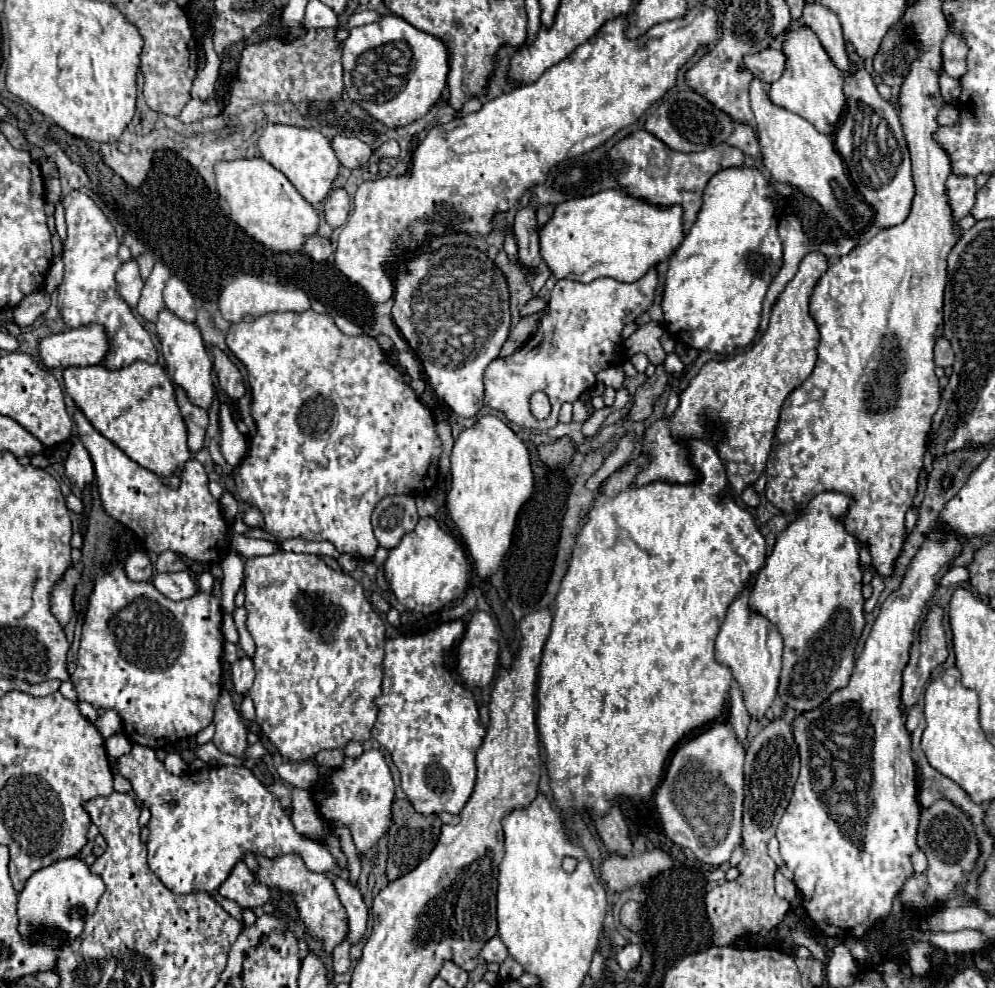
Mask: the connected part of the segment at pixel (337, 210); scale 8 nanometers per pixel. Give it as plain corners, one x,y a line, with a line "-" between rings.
335,190
329,194
325,204
325,220
331,228
341,228
345,224
345,218
349,218
351,212
351,198
345,190

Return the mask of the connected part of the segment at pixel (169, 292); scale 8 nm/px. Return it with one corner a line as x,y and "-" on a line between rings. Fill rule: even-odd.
173,276
167,280
163,298
165,298
165,308
171,310
173,314
177,314
177,318
181,318
183,322
195,322
197,308
195,308
193,296
179,278

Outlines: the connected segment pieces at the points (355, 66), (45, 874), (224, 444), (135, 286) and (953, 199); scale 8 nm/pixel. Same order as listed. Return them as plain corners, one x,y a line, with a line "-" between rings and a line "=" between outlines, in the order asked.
395,14
353,28
343,46
345,90
375,120
395,128
423,118
441,98
449,74
449,48
=
79,856
45,866
27,880
23,892
19,894
19,932
23,936
31,936
37,930
57,928
63,930
69,940
75,940
83,932
85,922
95,914
97,902
103,892
105,884
101,876
93,874
85,860
=
221,404
221,412
219,412
219,430
221,430
221,454
225,456
229,466
239,466
239,462
243,460
245,452
247,452
247,438
237,430
235,422
231,420
231,412
225,404
=
131,258
131,260
123,262
121,268
117,270
115,280
117,280
119,294
123,296
123,300
125,300
129,306
137,306
139,296
141,296
141,290
143,290
143,280
141,280
141,276
139,276
137,260
=
951,174
947,178
947,196
949,196
949,204
953,208
953,218
957,222
963,216
967,216
975,204
975,198
977,198
975,178

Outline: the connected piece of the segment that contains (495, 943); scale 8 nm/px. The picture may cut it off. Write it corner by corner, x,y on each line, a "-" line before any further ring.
495,936
495,938
491,938
491,940
483,946
483,950
479,952
479,956
481,956
485,962
497,962
497,964
501,964
501,962
507,958
507,950
505,950
505,944
501,942
501,938

